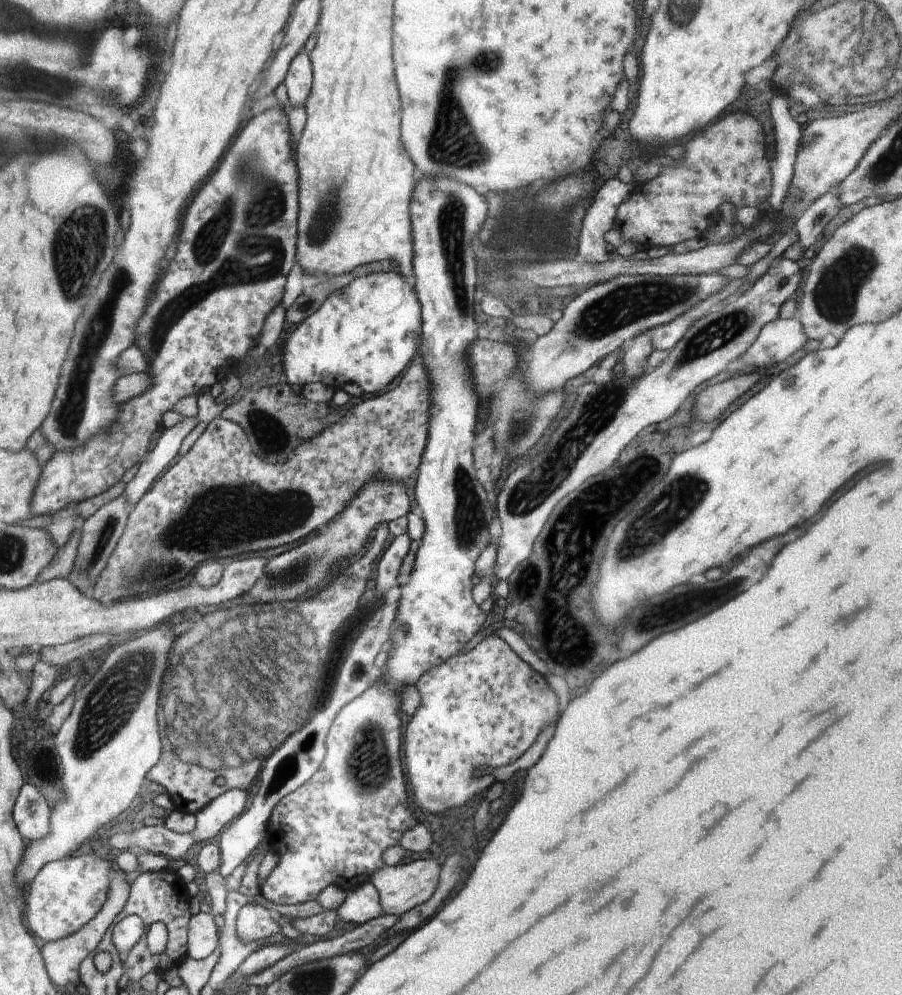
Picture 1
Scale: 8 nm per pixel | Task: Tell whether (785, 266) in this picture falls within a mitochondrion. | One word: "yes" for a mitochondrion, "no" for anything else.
no

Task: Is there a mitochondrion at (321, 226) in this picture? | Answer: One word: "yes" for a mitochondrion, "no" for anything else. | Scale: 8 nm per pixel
yes

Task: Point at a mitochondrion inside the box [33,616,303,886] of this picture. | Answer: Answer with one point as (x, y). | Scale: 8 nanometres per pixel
(112, 705)

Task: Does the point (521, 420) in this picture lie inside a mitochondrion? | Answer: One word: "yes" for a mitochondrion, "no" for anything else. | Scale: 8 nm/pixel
yes

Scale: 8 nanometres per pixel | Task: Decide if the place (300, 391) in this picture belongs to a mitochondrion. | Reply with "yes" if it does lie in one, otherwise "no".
no

